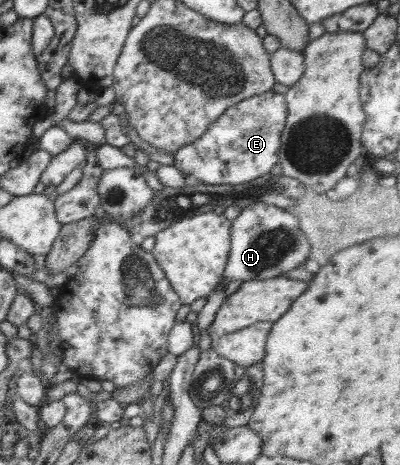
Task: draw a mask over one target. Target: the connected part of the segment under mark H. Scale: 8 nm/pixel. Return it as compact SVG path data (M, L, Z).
M256 201L249 207L241 210L240 215L232 220L231 243L228 260L222 273L222 281L251 281L252 279L271 279L283 276L291 269L302 267L303 263L310 257L310 240L301 231L298 217L287 210L281 209L269 203Z

